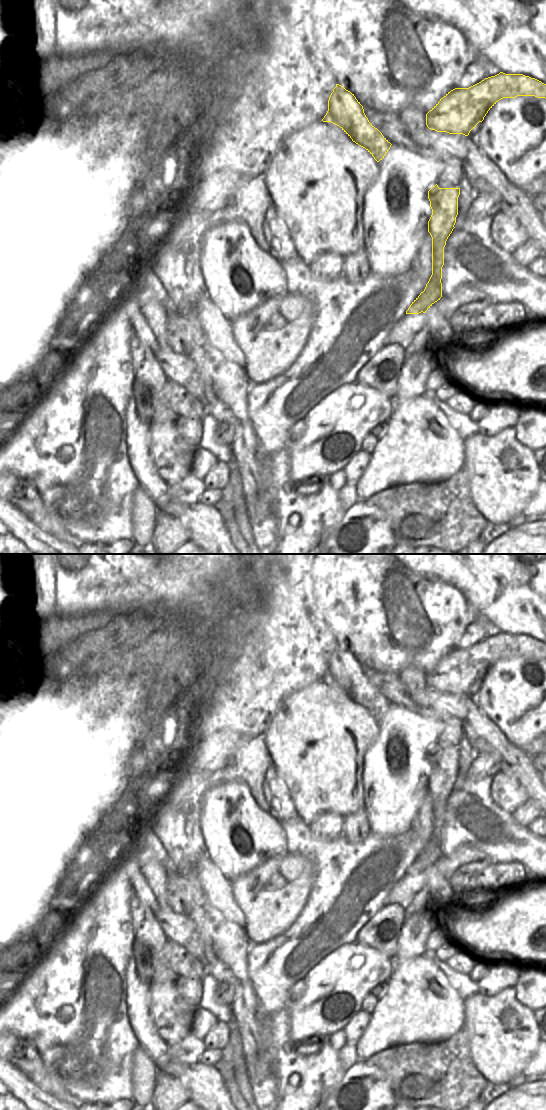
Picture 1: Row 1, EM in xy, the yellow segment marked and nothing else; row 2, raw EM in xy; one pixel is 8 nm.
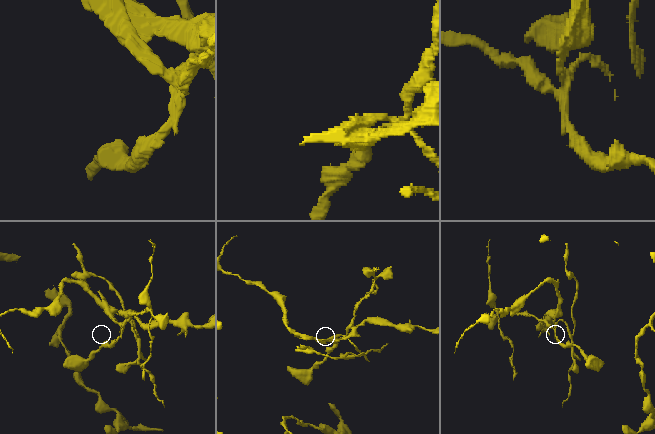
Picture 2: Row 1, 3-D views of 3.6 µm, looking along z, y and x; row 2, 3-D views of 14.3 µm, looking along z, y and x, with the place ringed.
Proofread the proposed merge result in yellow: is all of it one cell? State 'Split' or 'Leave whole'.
Split.

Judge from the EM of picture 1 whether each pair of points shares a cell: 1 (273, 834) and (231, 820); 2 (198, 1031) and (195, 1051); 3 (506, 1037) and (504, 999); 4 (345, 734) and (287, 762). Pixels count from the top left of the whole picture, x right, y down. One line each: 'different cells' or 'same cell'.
1: same cell
2: different cells
3: same cell
4: same cell

